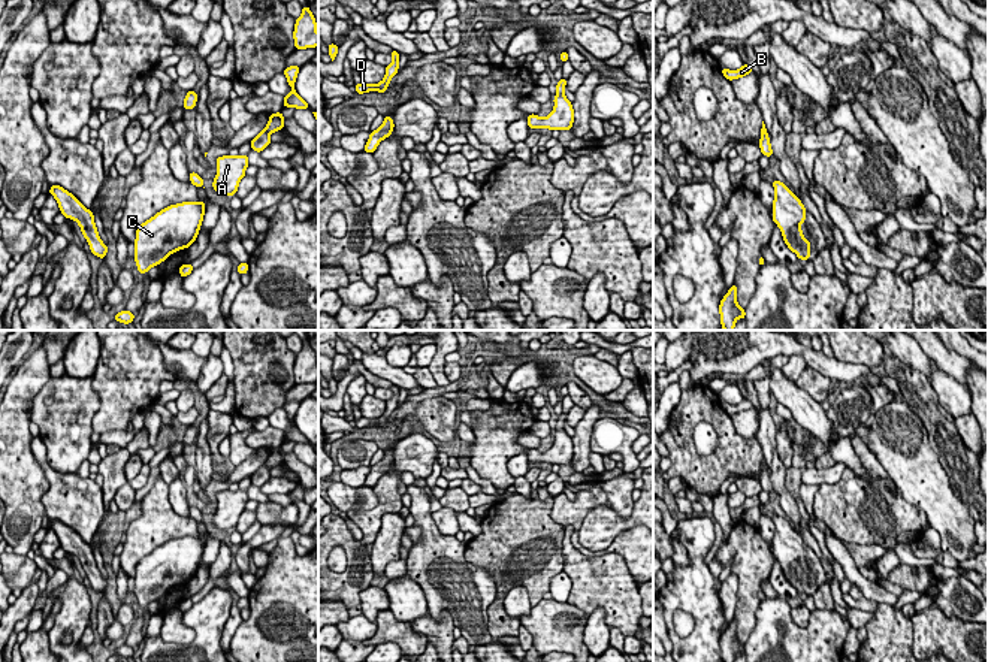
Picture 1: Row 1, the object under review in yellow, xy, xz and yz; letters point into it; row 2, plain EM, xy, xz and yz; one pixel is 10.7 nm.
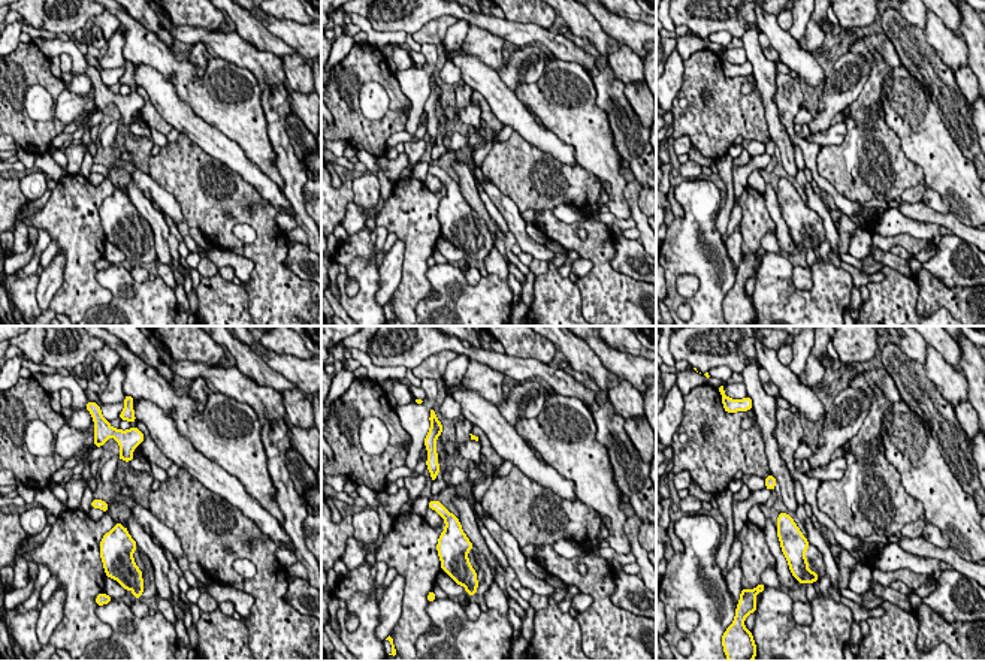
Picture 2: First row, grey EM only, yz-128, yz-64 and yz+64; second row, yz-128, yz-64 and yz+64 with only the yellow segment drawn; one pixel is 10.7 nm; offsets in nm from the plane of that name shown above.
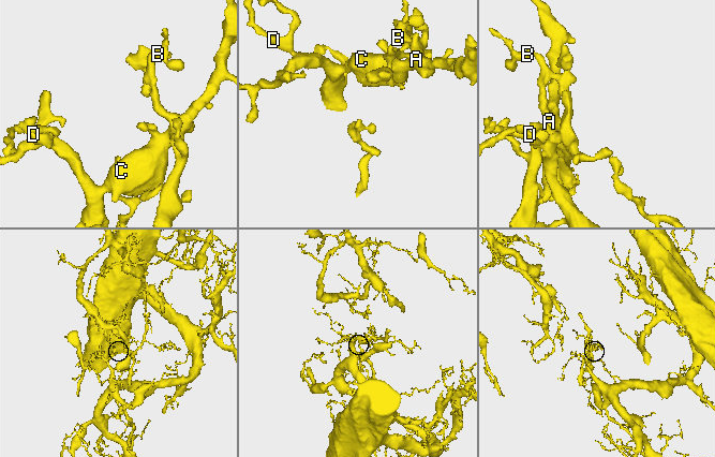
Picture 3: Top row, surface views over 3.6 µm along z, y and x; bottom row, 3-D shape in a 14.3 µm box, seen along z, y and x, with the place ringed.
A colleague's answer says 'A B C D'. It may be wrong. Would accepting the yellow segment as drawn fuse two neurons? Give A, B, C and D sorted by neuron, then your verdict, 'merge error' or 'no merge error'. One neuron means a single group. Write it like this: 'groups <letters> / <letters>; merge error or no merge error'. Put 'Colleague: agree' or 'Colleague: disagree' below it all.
groups A B C D; no merge error
Colleague: agree

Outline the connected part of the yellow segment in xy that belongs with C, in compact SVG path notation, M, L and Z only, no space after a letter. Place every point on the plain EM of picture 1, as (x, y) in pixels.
M205 536L170 539L142 557L136 565L135 596L138 607L146 608L172 587L188 583L203 556Z

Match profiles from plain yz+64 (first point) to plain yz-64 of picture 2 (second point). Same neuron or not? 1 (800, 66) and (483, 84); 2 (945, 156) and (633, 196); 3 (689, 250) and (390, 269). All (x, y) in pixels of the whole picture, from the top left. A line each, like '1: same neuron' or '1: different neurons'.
1: same neuron
2: different neurons
3: different neurons

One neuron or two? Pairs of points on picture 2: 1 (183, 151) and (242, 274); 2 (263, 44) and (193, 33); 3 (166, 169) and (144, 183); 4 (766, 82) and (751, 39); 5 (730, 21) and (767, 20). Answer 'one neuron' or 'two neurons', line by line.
1: two neurons
2: two neurons
3: two neurons
4: one neuron
5: two neurons

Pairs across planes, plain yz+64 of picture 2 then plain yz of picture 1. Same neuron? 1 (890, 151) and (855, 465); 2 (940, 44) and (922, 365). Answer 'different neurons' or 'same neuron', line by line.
1: different neurons
2: different neurons

